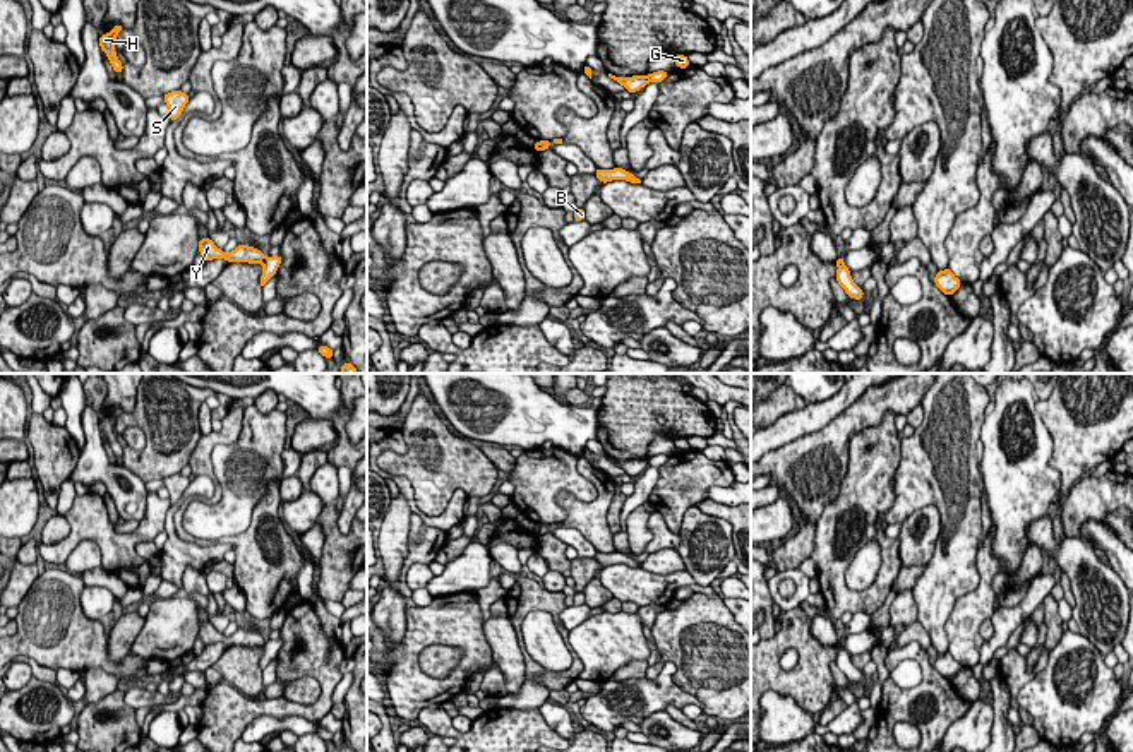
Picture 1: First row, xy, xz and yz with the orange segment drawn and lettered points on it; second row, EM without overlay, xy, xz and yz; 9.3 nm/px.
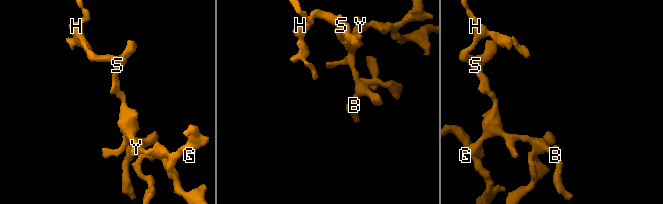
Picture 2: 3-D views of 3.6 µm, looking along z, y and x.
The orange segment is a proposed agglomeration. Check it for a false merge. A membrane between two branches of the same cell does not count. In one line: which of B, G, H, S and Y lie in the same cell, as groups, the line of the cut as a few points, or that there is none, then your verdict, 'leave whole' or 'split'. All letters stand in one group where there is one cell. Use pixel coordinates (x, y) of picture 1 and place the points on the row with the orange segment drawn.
B H S Y / G | xy (266, 257), (263, 262) | split

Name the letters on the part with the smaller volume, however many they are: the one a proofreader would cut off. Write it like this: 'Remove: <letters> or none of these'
Remove: B, H, S, Y

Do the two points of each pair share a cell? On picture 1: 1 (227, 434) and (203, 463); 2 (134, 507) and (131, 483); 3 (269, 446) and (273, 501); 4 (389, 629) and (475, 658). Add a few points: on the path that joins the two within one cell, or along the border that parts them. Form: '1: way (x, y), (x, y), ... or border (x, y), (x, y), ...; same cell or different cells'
1: way (218, 439), (203, 454); same cell
2: way (131, 502), (131, 489); same cell
3: border (281, 475), (268, 485), (266, 494), (251, 516); different cells
4: border (407, 607), (405, 636), (389, 648); different cells

